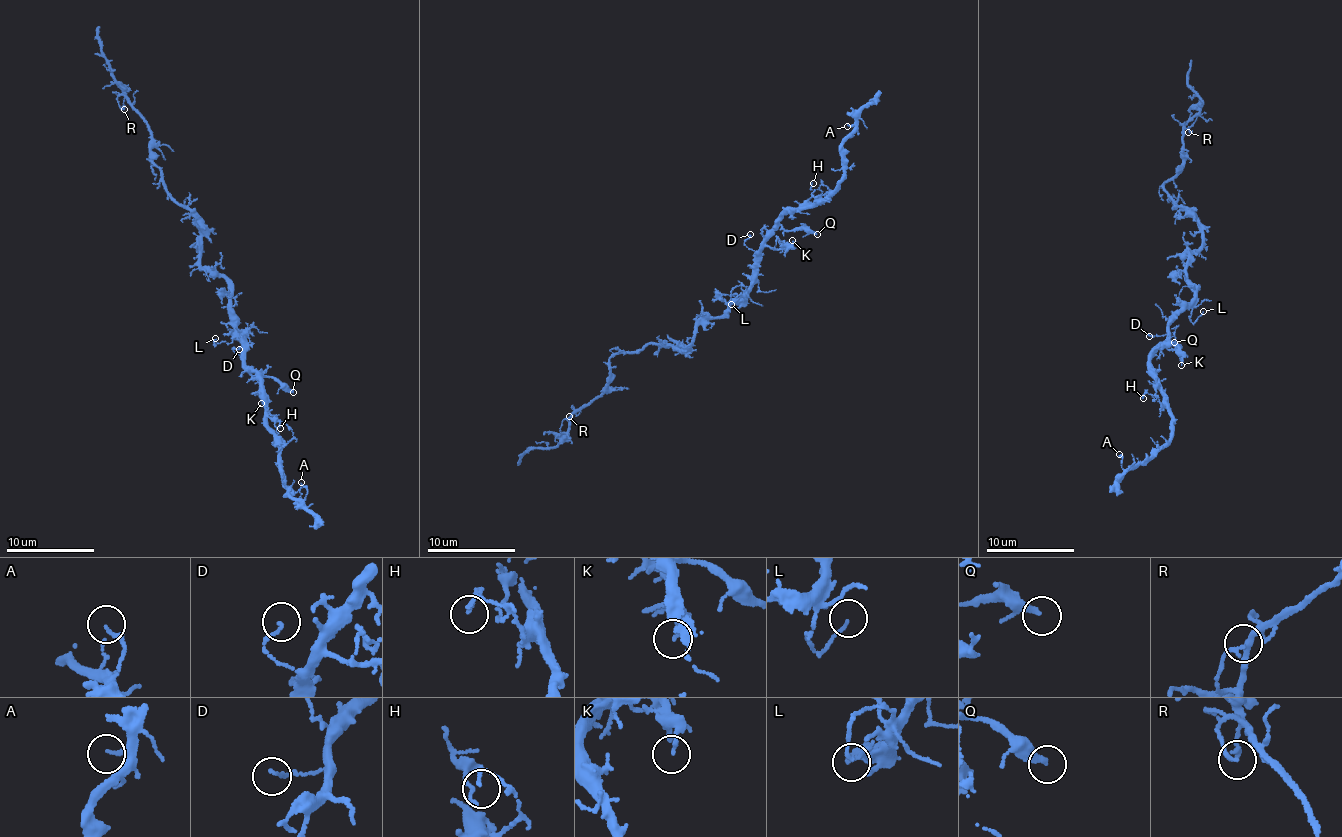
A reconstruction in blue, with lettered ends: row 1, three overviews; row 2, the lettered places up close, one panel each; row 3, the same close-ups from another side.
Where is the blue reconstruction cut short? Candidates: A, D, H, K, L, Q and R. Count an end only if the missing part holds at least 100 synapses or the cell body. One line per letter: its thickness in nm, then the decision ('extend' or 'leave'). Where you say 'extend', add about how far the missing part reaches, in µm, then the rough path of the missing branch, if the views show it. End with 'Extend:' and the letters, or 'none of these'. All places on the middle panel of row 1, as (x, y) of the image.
A: calibre 170 nm; leave
D: calibre 130 nm; leave
H: calibre 60 nm; leave
K: calibre 140 nm; leave
L: calibre 90 nm; leave
Q: calibre 200 nm; leave
R: calibre 130 nm; leave
Extend: none of these

